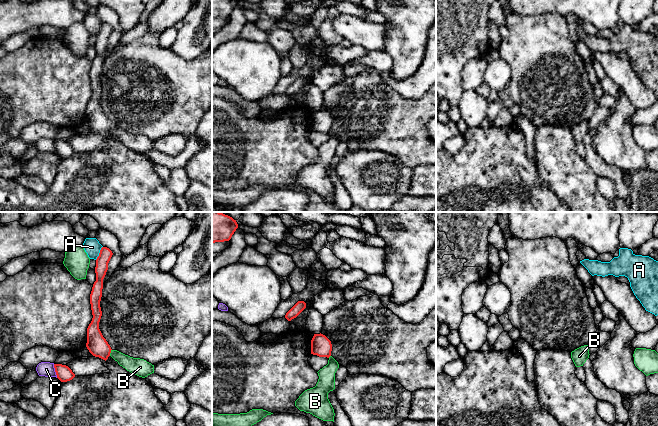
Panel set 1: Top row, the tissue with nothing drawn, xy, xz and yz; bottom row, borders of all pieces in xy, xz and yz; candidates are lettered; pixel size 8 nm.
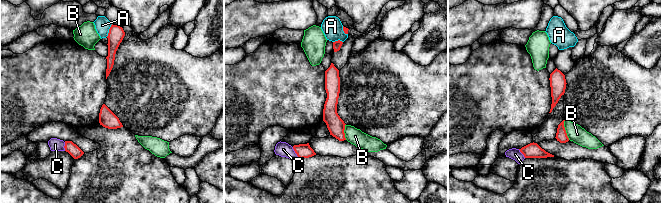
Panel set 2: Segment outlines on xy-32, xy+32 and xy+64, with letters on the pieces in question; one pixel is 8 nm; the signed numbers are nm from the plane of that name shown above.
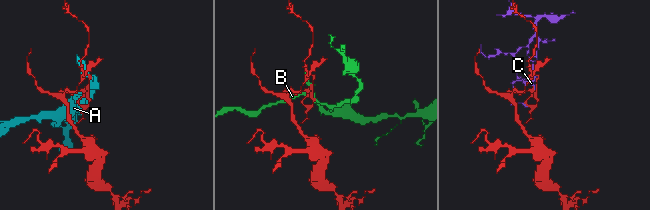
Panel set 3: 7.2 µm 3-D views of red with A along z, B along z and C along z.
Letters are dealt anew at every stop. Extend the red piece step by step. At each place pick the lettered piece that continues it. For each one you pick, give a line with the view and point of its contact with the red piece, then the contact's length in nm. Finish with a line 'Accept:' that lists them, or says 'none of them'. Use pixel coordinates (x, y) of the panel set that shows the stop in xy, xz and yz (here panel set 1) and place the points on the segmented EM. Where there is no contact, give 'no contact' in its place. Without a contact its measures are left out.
Accept: none of them

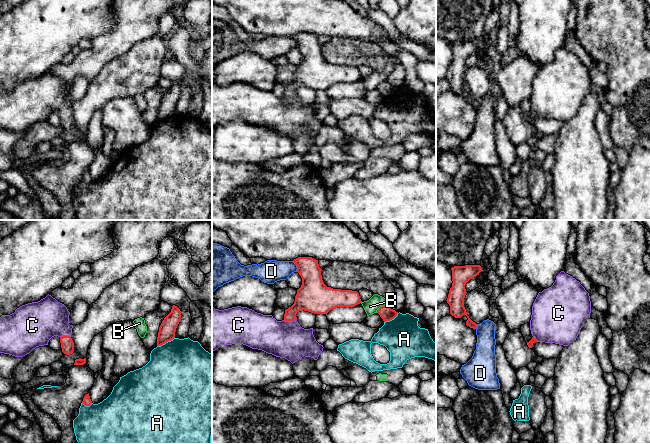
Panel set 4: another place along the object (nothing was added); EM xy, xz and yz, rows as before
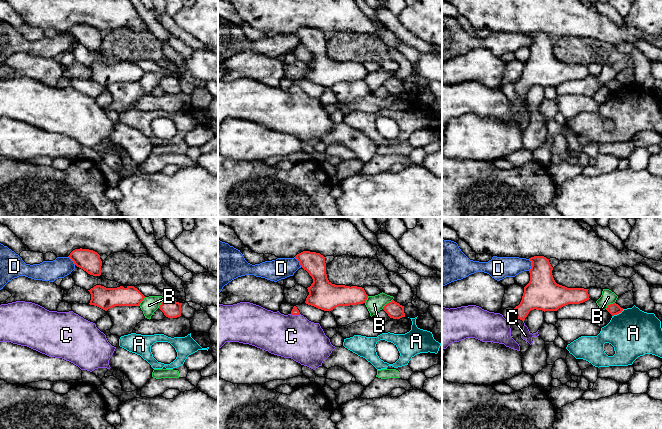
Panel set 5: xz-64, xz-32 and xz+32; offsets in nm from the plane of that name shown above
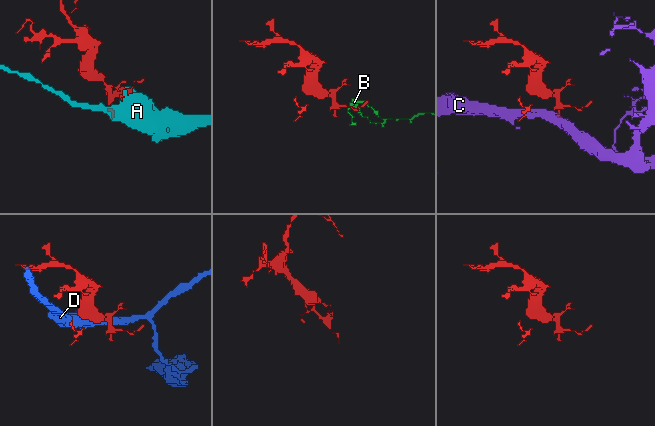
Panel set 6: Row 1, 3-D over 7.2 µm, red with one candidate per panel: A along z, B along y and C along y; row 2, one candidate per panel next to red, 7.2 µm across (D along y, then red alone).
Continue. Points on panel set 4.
C: xz (289, 320) | 110 nm
Accept: C

